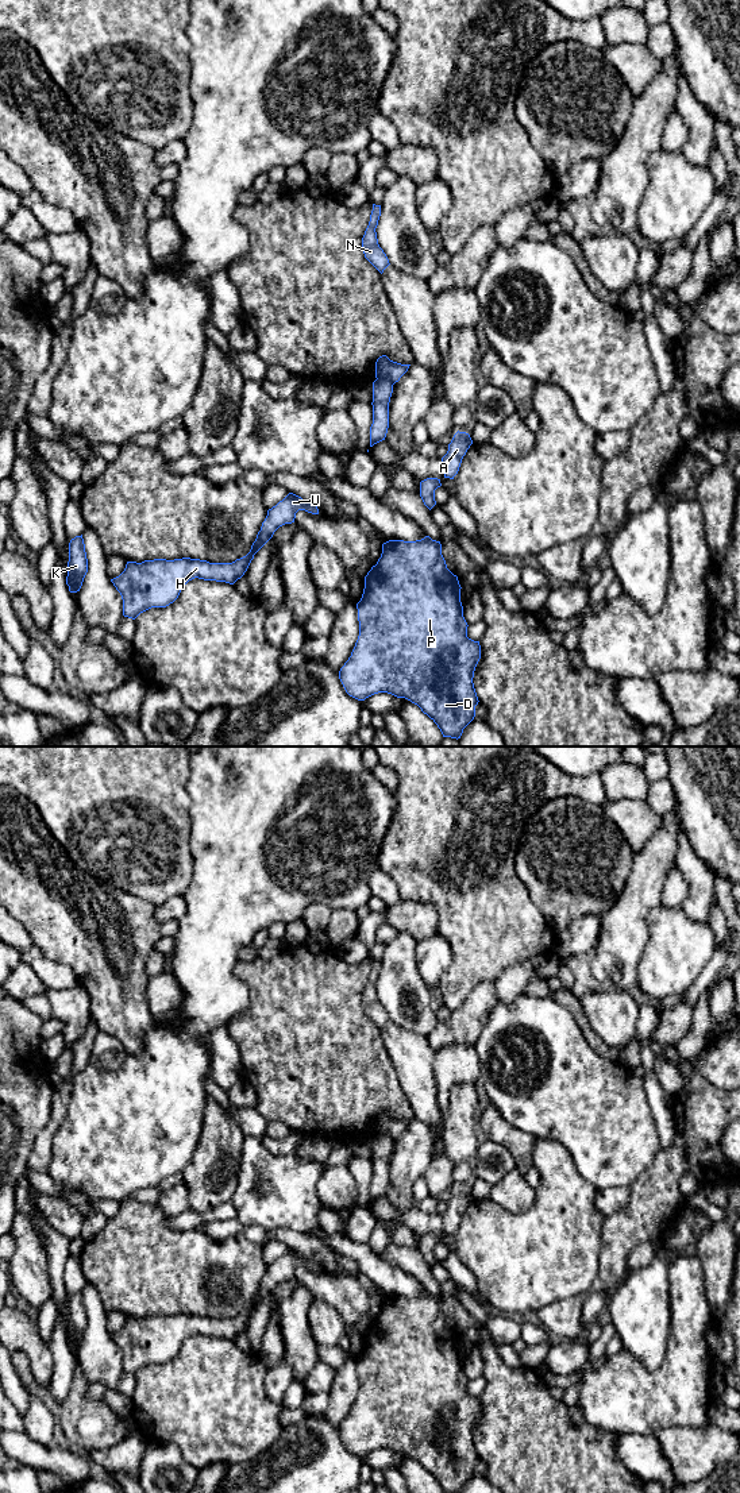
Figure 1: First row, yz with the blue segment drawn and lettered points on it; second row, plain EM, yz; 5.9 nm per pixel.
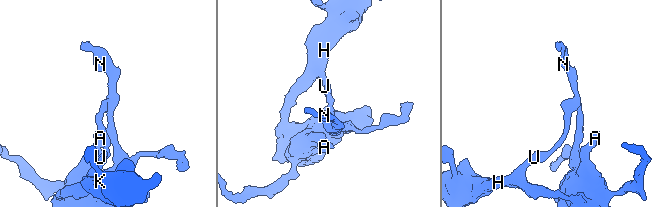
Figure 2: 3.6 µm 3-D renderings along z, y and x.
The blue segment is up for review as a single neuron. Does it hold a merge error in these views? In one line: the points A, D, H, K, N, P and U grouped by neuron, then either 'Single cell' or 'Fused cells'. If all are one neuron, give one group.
Groups: A D N P / H K U. Fused cells

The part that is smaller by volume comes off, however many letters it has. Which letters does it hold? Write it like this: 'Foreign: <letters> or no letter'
Foreign: H, K, U

